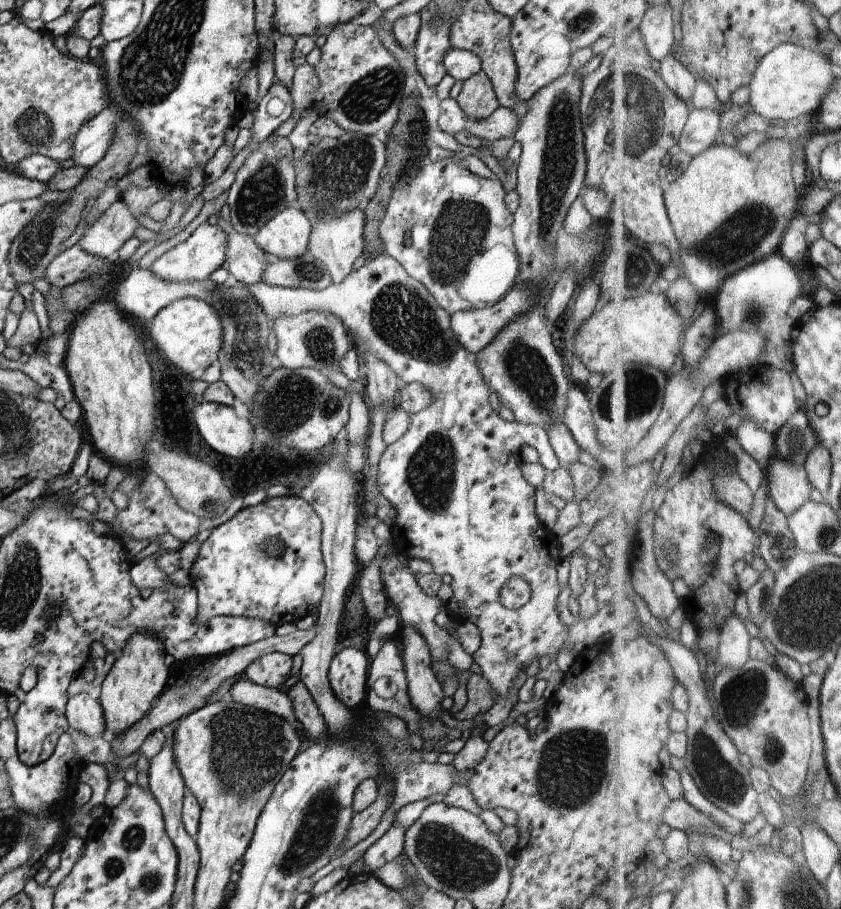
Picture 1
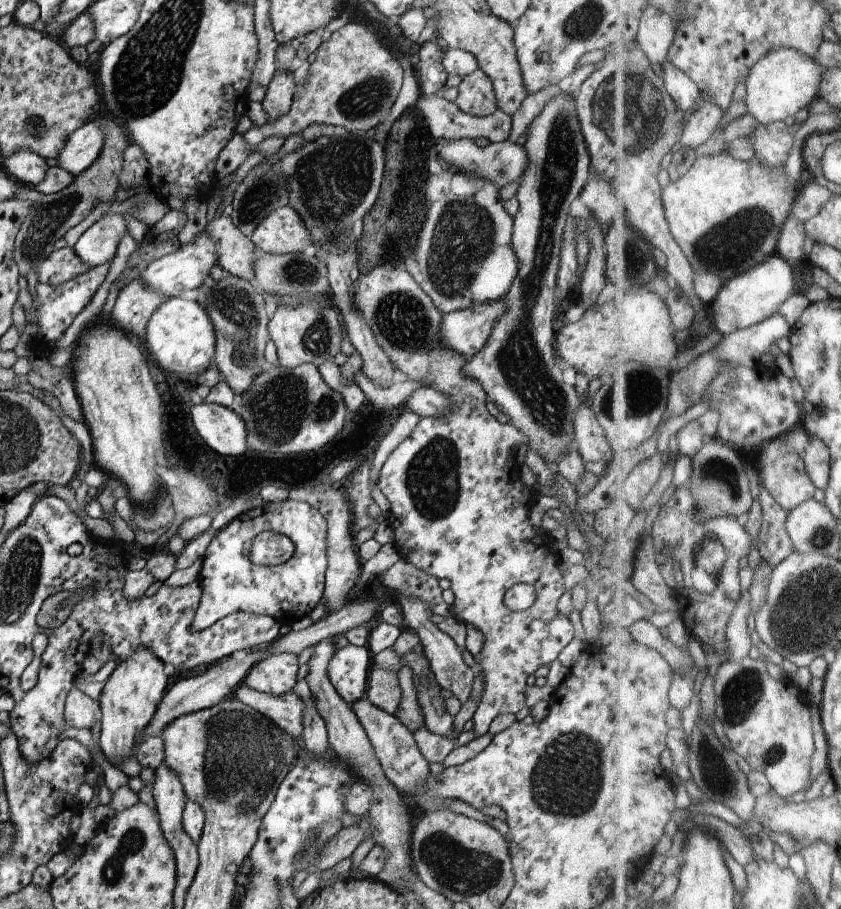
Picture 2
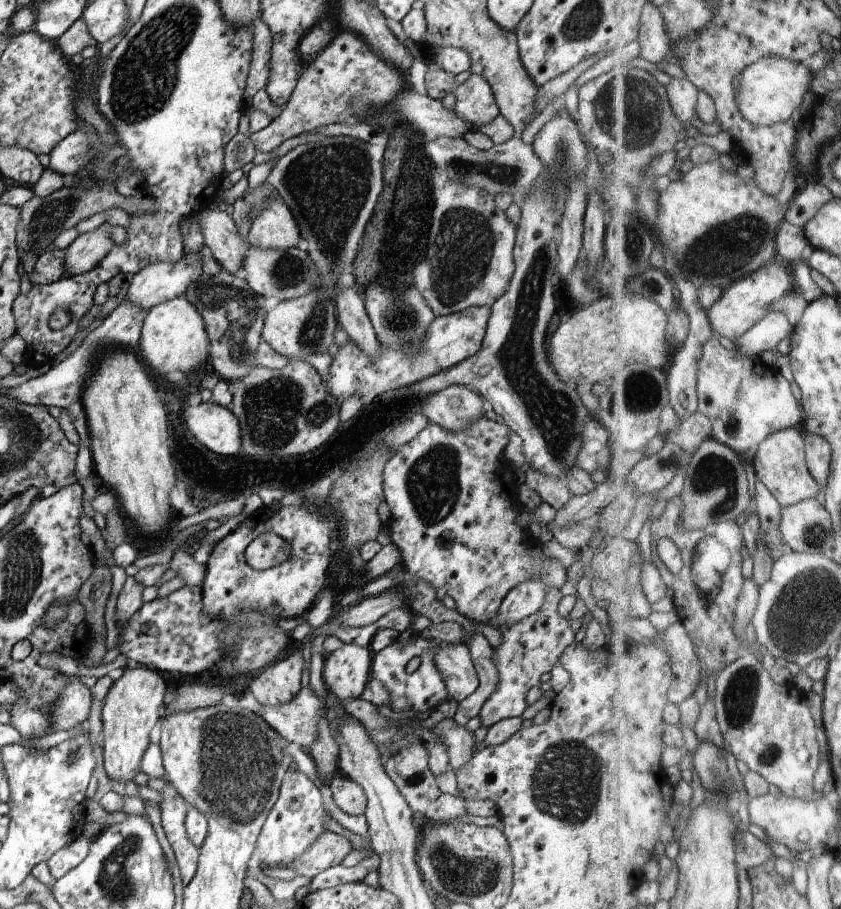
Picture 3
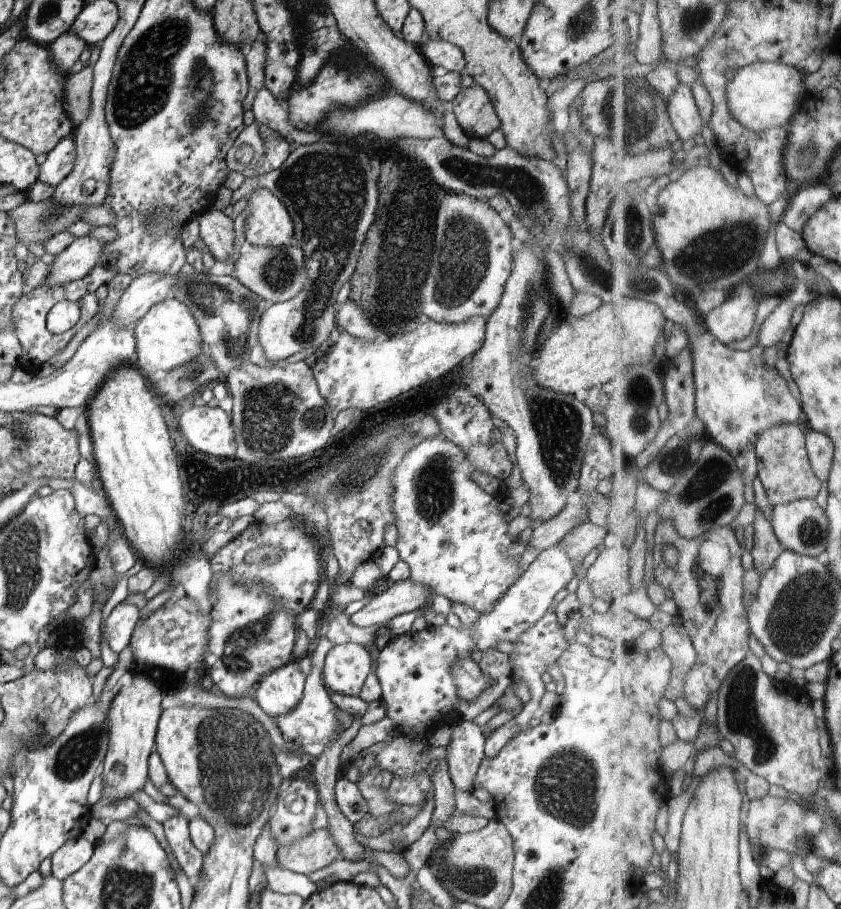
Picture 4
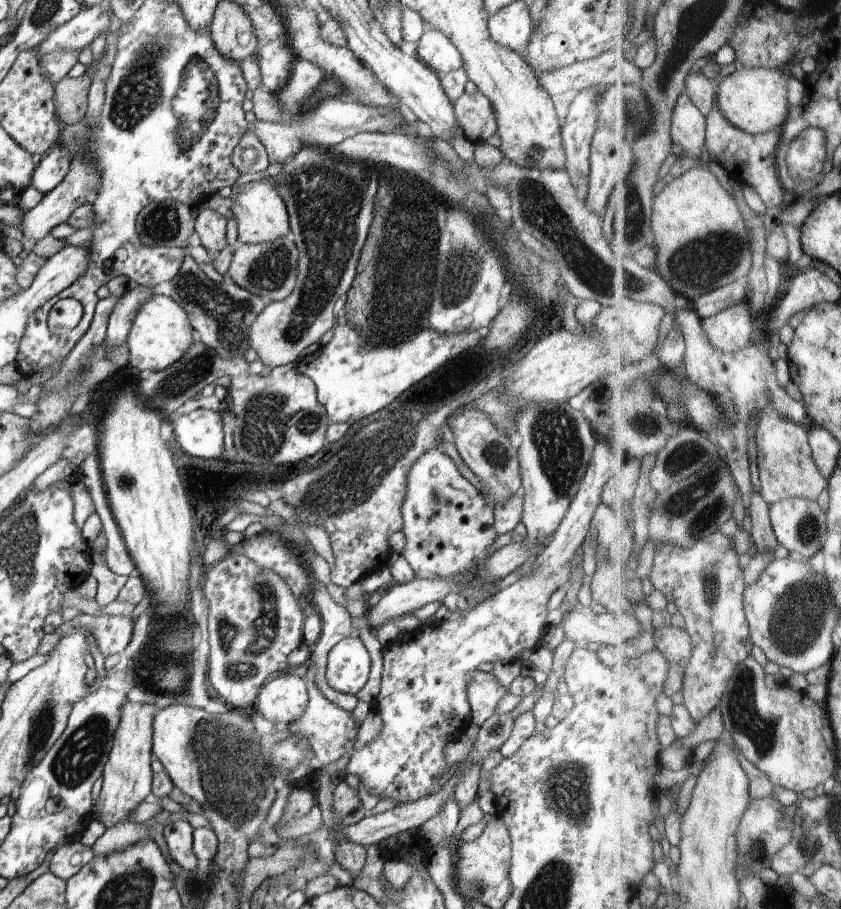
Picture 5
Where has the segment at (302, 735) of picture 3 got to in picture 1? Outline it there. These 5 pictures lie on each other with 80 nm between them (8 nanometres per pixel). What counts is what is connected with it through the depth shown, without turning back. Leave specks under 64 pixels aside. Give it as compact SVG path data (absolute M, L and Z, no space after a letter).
M244 677L229 688L228 695L234 702L269 712L294 726L297 722L291 698L282 688L260 686Z

